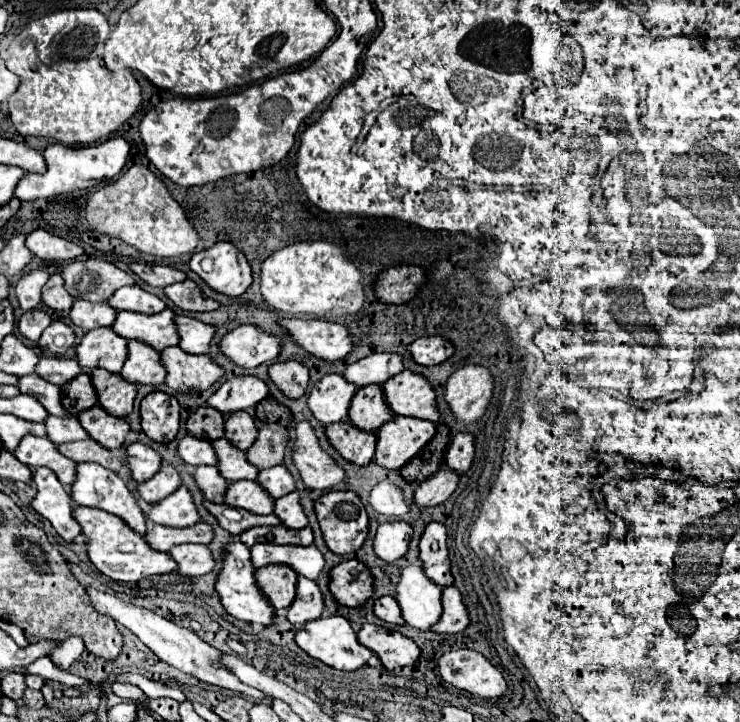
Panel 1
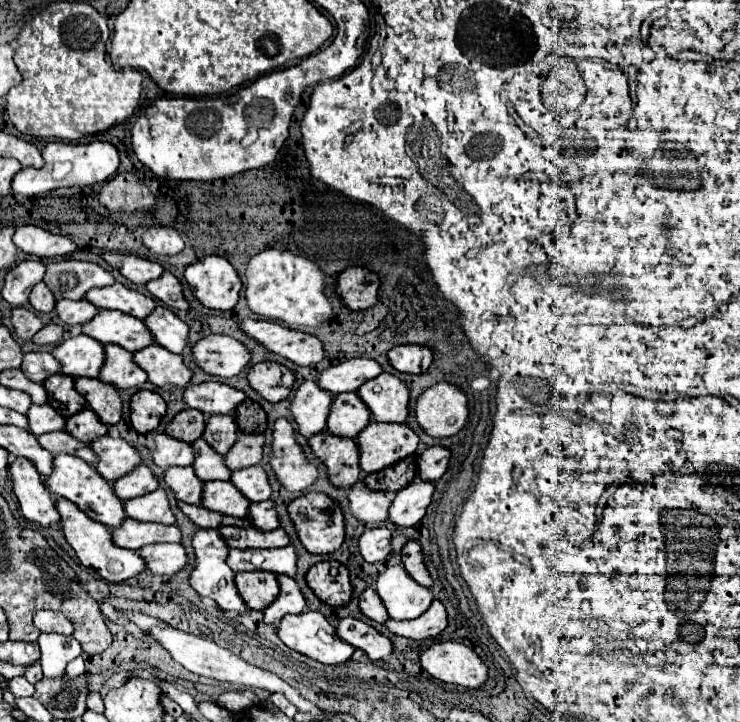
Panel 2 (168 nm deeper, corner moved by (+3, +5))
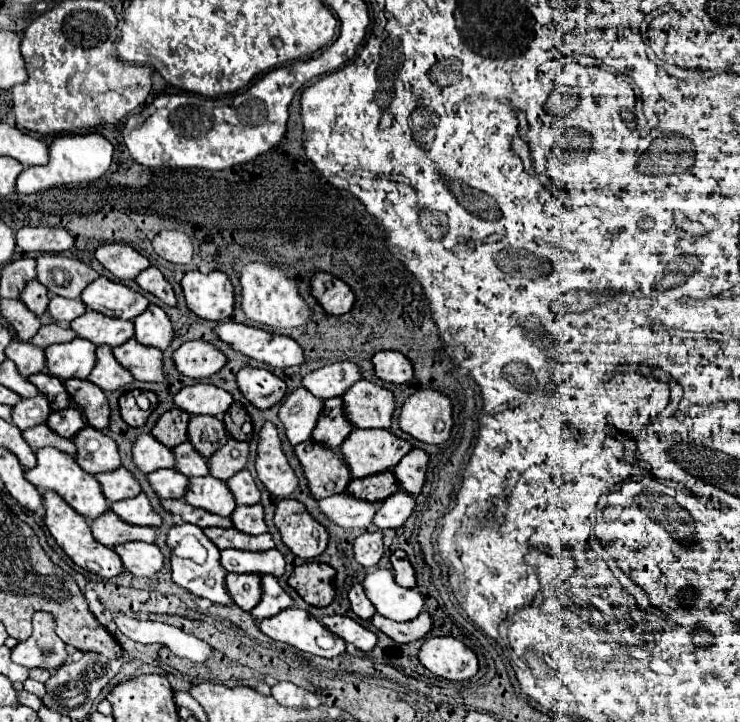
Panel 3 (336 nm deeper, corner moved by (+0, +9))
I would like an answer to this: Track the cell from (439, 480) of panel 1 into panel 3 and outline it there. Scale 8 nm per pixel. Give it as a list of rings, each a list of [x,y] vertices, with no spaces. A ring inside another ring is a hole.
[[[396,491],[388,499],[382,501],[378,513],[374,515],[374,525],[378,529],[396,529],[406,523],[406,519],[412,515],[416,507],[416,497],[406,491]]]

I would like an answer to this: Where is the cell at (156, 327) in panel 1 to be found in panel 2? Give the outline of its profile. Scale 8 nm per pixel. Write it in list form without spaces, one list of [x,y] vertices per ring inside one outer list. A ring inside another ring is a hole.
[[[99,311],[91,321],[83,323],[81,331],[101,343],[121,345],[127,351],[137,351],[155,343],[143,321],[121,311]]]

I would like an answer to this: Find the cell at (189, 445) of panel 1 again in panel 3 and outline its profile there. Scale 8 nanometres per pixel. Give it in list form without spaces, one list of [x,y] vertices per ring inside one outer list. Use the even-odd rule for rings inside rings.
[[[140,435],[138,441],[134,443],[132,453],[134,453],[134,463],[146,473],[152,473],[164,467],[174,467],[176,463],[174,449],[166,447],[164,443],[158,443],[154,435]]]

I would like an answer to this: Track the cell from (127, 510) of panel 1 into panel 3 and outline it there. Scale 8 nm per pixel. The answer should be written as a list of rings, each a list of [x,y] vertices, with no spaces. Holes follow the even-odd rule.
[[[46,447],[46,449],[40,449],[36,453],[36,457],[38,457],[38,465],[34,469],[26,471],[26,479],[32,481],[34,487],[38,487],[42,491],[46,491],[46,489],[56,491],[62,499],[68,501],[68,505],[72,505],[88,521],[92,521],[92,519],[100,517],[102,513],[110,511],[110,503],[104,497],[104,493],[100,489],[100,483],[90,473],[86,473],[82,467],[78,467],[72,455],[66,455],[66,453],[62,453],[54,447]]]

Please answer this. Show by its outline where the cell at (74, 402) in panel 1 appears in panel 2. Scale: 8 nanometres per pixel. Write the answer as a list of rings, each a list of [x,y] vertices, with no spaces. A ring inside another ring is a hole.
[[[51,375],[47,381],[43,381],[43,387],[47,389],[47,403],[65,419],[85,409],[83,397],[75,391],[73,379],[67,375]]]

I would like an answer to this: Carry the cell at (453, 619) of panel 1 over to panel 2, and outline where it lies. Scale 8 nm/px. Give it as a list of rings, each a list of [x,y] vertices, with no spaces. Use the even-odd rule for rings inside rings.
[[[433,601],[431,607],[427,609],[427,613],[423,613],[423,617],[417,617],[413,621],[395,621],[389,619],[385,621],[385,627],[401,637],[407,639],[429,639],[429,637],[437,637],[445,627],[447,627],[447,613],[445,607],[441,605],[441,601]]]

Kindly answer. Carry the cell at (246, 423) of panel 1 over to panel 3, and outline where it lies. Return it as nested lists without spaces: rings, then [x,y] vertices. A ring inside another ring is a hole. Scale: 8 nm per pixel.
[[[192,415],[190,419],[190,443],[204,457],[212,457],[228,441],[224,423],[218,417]]]

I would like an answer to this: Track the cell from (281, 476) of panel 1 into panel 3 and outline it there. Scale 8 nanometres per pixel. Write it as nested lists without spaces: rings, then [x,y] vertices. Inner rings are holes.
[[[242,469],[240,473],[232,475],[226,483],[232,489],[232,495],[238,505],[254,505],[260,501],[260,489],[248,469]]]

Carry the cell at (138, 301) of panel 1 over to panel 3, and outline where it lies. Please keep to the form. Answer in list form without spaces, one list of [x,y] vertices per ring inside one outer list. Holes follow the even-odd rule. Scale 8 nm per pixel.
[[[98,277],[94,283],[90,283],[82,291],[80,299],[88,309],[118,319],[134,319],[150,305],[150,301],[142,293],[106,277]]]

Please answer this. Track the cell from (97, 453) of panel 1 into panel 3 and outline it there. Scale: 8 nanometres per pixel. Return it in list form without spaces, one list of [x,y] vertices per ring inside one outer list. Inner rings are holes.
[[[38,425],[38,427],[32,427],[32,429],[26,429],[22,431],[24,439],[28,441],[28,445],[36,451],[36,449],[42,449],[42,447],[56,447],[64,453],[70,453],[70,455],[76,455],[78,449],[74,445],[72,439],[64,439],[60,437],[58,433],[54,433],[48,425]]]

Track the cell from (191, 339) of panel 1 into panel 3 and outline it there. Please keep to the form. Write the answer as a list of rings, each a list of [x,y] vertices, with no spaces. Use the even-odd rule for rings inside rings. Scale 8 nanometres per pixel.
[[[150,305],[146,309],[146,313],[138,315],[134,319],[134,337],[142,343],[142,345],[150,345],[156,349],[168,349],[172,339],[174,339],[174,327],[170,317],[158,307],[158,305]]]

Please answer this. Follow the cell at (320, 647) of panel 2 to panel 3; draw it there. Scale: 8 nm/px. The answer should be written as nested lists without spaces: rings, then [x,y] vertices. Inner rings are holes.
[[[290,607],[274,617],[262,619],[260,629],[276,641],[326,659],[332,659],[346,651],[346,641],[330,633],[316,617],[298,607]]]

